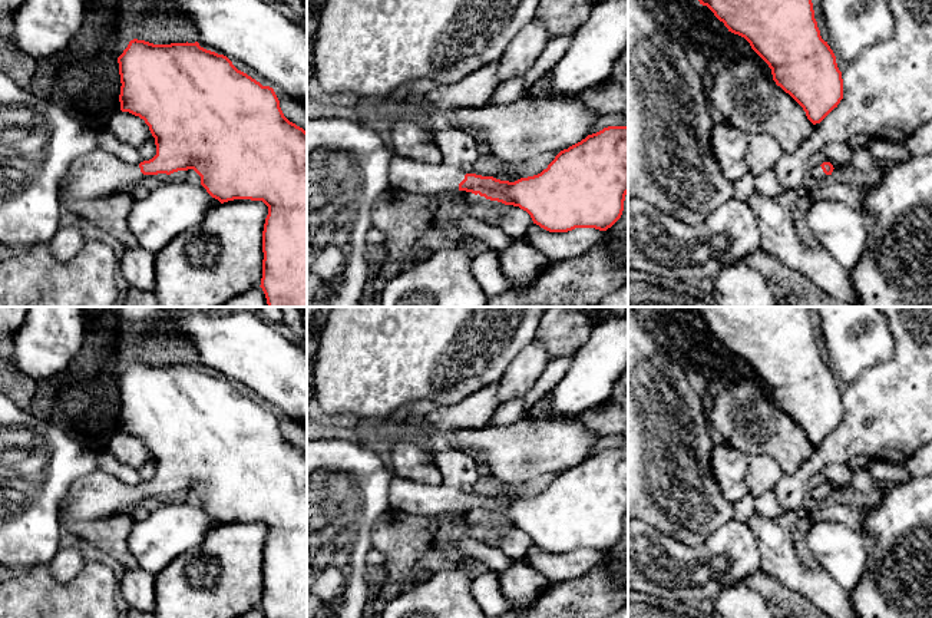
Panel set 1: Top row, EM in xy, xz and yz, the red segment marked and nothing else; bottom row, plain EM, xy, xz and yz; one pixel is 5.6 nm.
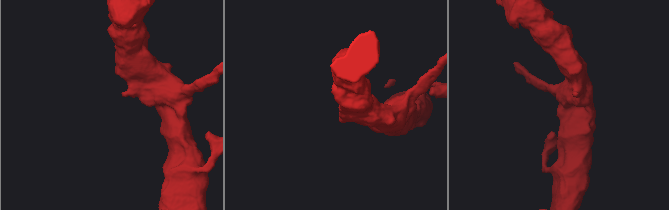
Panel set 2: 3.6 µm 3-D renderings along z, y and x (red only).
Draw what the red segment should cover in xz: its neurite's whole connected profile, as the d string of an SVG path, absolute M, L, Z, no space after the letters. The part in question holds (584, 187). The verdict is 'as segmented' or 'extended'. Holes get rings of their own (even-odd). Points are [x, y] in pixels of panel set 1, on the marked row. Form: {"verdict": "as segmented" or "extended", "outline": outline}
{"verdict": "extended", "outline": "M608 126L588 135L581 142L561 151L555 159L541 173L520 178L515 182L500 181L493 176L466 173L462 168L440 163L424 163L401 156L394 156L390 162L389 181L391 188L401 189L412 195L436 195L450 191L466 191L498 201L505 205L519 206L526 211L533 224L549 232L568 232L575 228L595 228L607 231L622 215L625 195L628 194L628 126Z"}

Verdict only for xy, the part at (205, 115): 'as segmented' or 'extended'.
extended

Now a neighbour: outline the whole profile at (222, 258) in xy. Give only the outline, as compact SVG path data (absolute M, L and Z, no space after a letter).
M234 199L214 206L192 235L176 235L155 254L158 307L219 307L261 285L267 215L268 206L262 201Z

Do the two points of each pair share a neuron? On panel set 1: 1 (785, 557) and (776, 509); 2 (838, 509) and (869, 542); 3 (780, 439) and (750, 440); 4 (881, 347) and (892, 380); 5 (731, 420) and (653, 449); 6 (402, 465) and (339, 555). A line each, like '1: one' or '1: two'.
1: two
2: one
3: one
4: two
5: two
6: two

